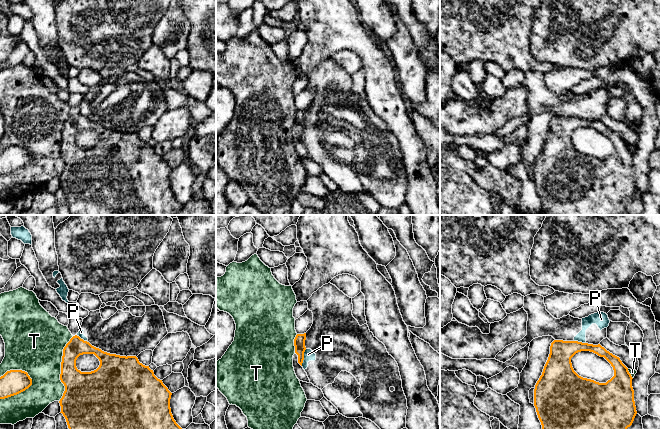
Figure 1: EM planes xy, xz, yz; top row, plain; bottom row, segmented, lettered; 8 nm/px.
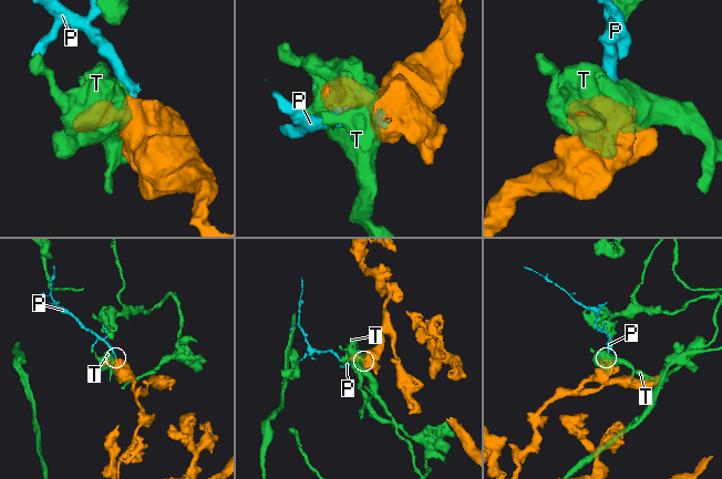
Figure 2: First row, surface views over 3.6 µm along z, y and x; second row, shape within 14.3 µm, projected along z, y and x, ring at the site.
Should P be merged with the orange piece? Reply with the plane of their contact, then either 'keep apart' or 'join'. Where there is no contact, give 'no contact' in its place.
xz | keep apart

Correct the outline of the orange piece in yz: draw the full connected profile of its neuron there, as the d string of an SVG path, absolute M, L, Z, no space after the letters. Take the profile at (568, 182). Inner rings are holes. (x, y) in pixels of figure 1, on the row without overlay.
M554 116L542 151L534 165L534 182L542 201L541 215L629 215L626 206L637 190L632 152L619 133L607 127L600 120L593 121L578 117ZM590 127L604 133L613 143L614 152L606 159L599 159L579 152L573 145L571 134L578 128Z

